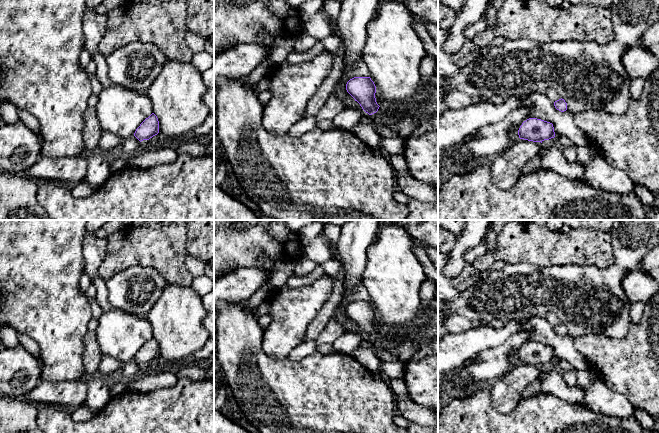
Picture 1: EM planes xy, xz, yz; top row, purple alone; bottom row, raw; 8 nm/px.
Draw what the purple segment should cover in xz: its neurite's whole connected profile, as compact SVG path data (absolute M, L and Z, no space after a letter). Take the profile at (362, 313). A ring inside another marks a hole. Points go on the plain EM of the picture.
M370 301L350 303L346 308L346 314L369 339L378 335L380 330L375 322L376 310Z

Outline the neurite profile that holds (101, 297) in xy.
M97 276L95 278L92 278L91 282L96 287L97 293L95 299L102 308L103 312L107 312L112 309L112 306L108 302L108 290L105 281Z

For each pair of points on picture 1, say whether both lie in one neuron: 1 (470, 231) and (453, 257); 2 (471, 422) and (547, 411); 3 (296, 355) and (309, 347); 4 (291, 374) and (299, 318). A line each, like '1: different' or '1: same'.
1: same
2: same
3: same
4: different

